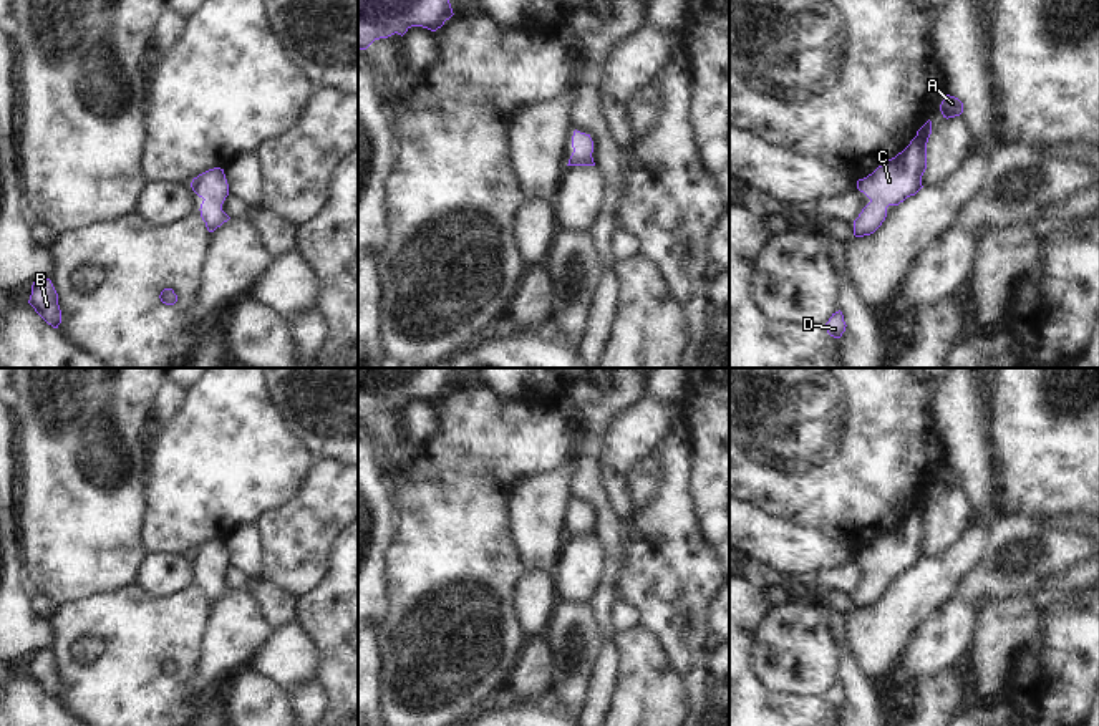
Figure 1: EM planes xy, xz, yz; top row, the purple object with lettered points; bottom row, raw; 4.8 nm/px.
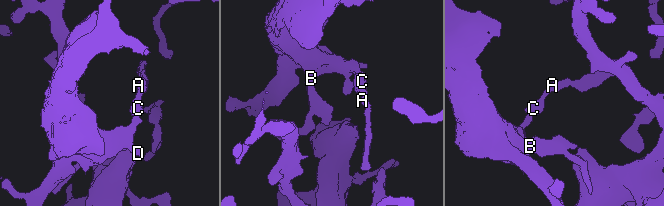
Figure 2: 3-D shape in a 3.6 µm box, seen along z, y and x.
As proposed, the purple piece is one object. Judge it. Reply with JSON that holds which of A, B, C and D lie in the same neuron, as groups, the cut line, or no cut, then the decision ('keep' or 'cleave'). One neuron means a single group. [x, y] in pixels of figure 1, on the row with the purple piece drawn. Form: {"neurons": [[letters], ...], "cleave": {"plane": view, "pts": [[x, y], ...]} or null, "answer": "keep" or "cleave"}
{"neurons": [["A", "B", "C", "D"]], "cleave": null, "answer": "keep"}

